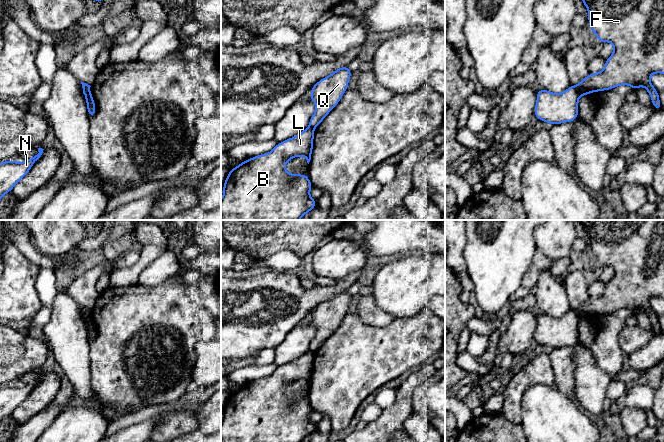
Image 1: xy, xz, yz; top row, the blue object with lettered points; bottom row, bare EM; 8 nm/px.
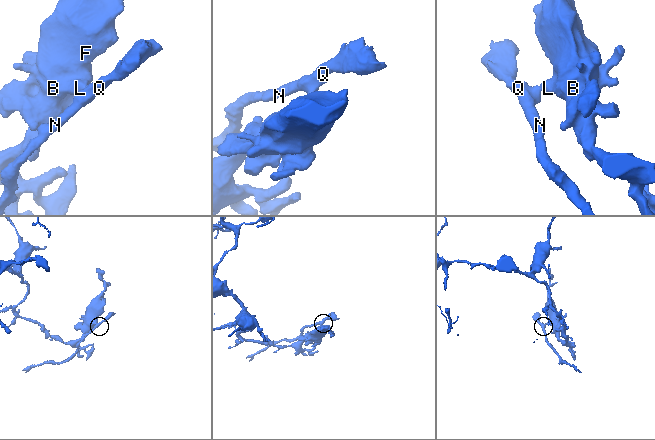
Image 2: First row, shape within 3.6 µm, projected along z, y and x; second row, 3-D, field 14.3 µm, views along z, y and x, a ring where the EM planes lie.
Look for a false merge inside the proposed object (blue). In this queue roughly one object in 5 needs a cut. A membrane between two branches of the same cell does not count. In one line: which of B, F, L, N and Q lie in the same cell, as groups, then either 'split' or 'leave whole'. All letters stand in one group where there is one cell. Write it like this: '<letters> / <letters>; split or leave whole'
B F L / N Q; split

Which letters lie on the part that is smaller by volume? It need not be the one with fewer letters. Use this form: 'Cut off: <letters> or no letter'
Cut off: N, Q

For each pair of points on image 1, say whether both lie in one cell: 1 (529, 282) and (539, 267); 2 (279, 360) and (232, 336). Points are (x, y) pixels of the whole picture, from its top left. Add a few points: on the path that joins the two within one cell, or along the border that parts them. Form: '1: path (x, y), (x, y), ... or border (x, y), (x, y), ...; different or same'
1: path (530, 278), (535, 271); same
2: border (289, 331), (274, 349); different

